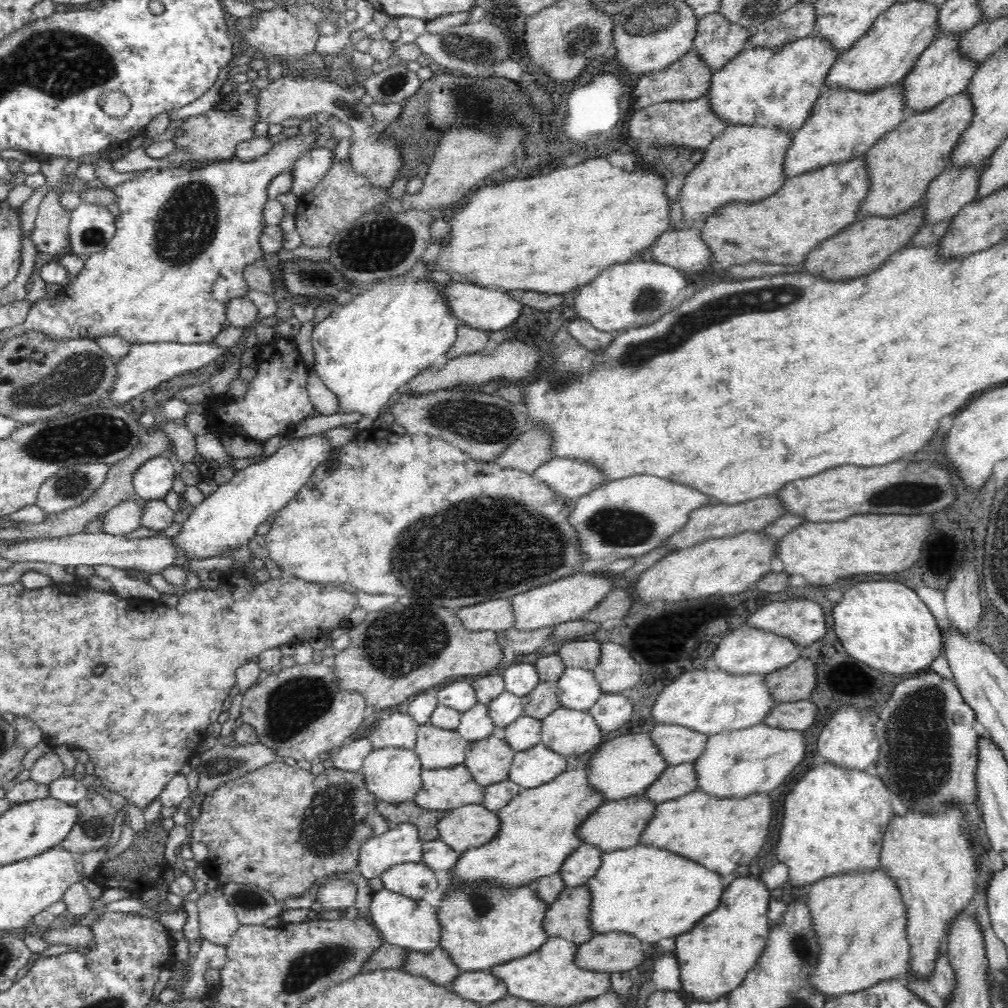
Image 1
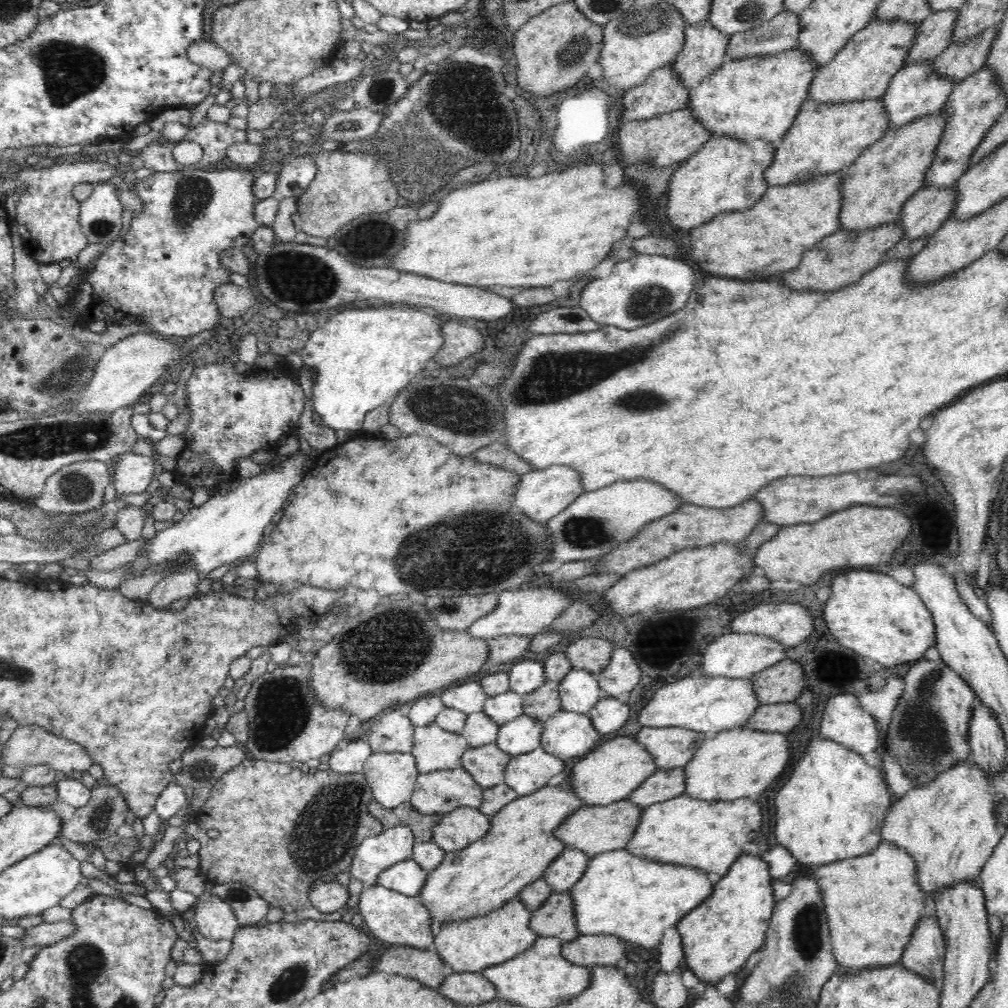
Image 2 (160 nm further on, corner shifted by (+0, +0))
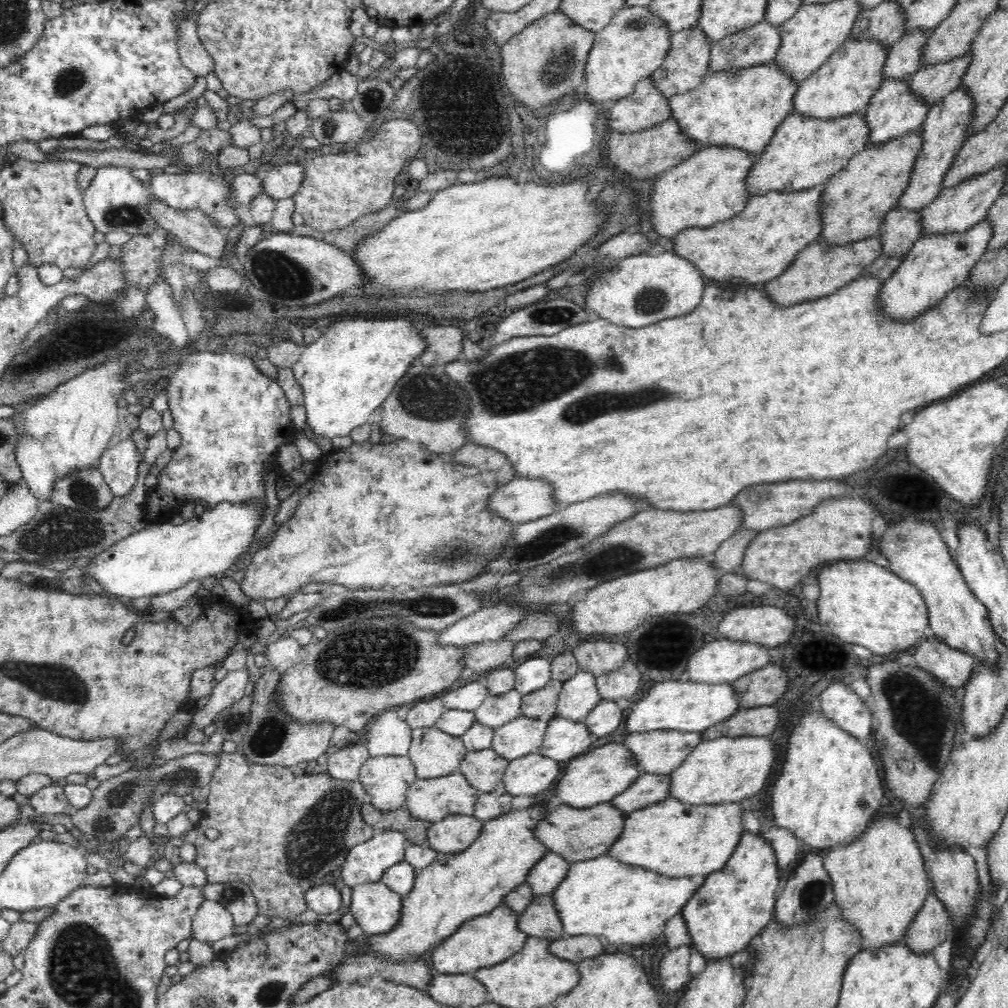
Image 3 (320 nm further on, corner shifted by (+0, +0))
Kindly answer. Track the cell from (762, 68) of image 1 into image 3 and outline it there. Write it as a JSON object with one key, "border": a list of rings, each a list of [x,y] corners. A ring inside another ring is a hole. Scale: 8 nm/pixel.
{"border":[[[773,61],[760,63],[758,66],[734,67],[730,70],[714,71],[714,74],[709,73],[703,78],[700,86],[670,97],[669,104],[673,110],[672,117],[681,124],[686,136],[698,142],[700,148],[730,146],[759,155],[785,118],[794,112],[794,97],[797,96],[798,88],[800,83],[785,71],[784,67]]]}

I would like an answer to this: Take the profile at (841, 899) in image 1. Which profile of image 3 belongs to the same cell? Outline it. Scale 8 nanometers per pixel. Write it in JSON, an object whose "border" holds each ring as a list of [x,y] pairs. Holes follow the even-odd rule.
{"border":[[[895,816],[878,818],[870,825],[868,832],[850,845],[836,848],[823,854],[823,868],[831,881],[831,892],[836,904],[842,909],[842,919],[852,923],[862,935],[862,950],[878,950],[878,947],[894,946],[901,942],[913,917],[924,904],[931,890],[930,879],[914,831],[899,824]]]}

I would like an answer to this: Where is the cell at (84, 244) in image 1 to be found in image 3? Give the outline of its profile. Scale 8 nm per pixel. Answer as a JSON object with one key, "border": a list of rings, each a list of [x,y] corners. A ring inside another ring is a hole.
{"border":[[[124,166],[98,168],[94,180],[84,190],[80,190],[80,200],[84,202],[96,232],[106,235],[119,230],[133,236],[146,236],[154,228],[158,228],[156,220],[152,219],[152,215],[146,209],[148,200],[153,197],[148,188],[149,183],[138,180],[132,172],[132,168]]]}

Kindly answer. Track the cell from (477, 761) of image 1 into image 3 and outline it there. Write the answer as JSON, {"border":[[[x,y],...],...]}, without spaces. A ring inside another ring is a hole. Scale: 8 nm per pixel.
{"border":[[[487,747],[484,750],[467,752],[458,771],[465,775],[474,788],[485,793],[501,789],[508,765],[507,758],[502,758],[502,755]]]}

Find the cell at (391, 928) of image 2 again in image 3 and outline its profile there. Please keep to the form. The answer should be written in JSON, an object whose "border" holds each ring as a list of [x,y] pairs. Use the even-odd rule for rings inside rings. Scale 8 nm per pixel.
{"border":[[[381,880],[374,883],[356,885],[352,889],[349,911],[364,933],[382,936],[382,934],[390,934],[400,924],[402,908],[404,908],[404,895],[398,894]]]}

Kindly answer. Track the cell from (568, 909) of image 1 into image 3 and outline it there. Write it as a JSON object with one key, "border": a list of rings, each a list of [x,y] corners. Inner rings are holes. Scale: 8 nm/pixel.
{"border":[[[552,893],[534,895],[527,909],[520,913],[517,926],[529,936],[548,941],[565,936],[565,929]]]}

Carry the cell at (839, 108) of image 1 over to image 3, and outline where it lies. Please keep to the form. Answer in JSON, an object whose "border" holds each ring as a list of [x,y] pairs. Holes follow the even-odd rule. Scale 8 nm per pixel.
{"border":[[[792,112],[777,129],[772,140],[757,157],[757,164],[748,174],[750,193],[762,195],[770,191],[800,191],[818,186],[830,180],[834,174],[844,170],[848,162],[856,153],[866,148],[866,142],[871,135],[871,126],[867,120],[867,112],[854,112],[850,115],[839,116],[834,119],[817,118]]]}

